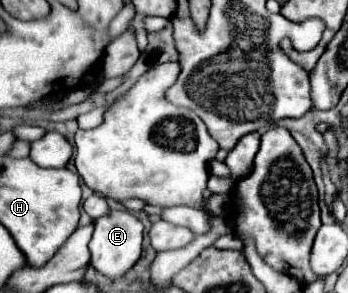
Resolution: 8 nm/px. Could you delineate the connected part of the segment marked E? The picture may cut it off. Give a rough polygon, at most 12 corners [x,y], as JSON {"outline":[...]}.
{"outline":[[130,211],[94,221],[90,265],[122,277],[142,249],[142,223]]}

